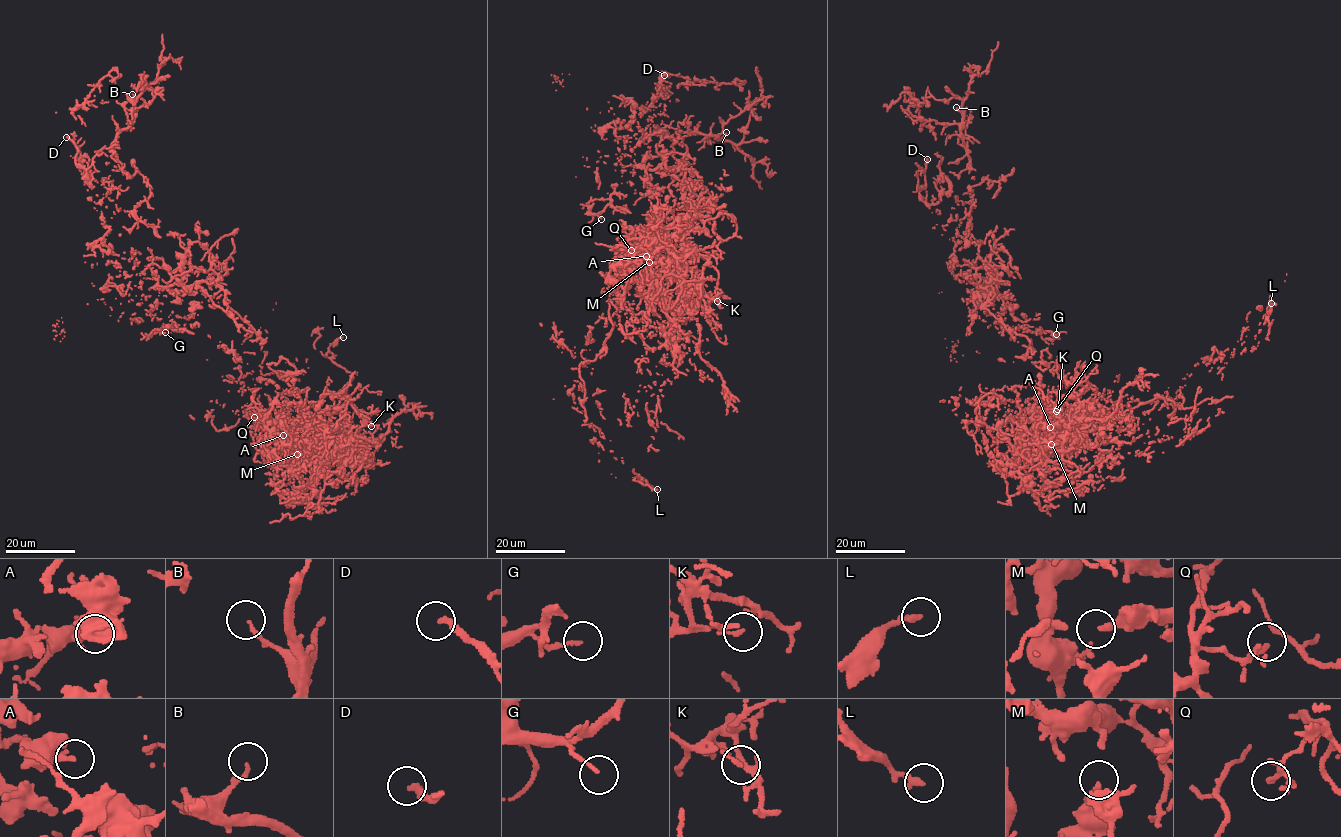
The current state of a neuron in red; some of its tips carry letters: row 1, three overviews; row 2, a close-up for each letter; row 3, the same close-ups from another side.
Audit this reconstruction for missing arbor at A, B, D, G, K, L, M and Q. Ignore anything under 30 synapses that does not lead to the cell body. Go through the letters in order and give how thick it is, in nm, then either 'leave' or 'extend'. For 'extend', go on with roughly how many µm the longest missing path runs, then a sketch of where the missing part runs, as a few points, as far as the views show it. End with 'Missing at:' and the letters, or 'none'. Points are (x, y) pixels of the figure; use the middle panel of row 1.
A: 220 nm | leave
B: 120 nm | leave
D: 240 nm | leave
G: 120 nm | leave
K: 150 nm | leave
L: 240 nm | leave
M: 200 nm | leave
Q: 160 nm | leave
Missing at: none

